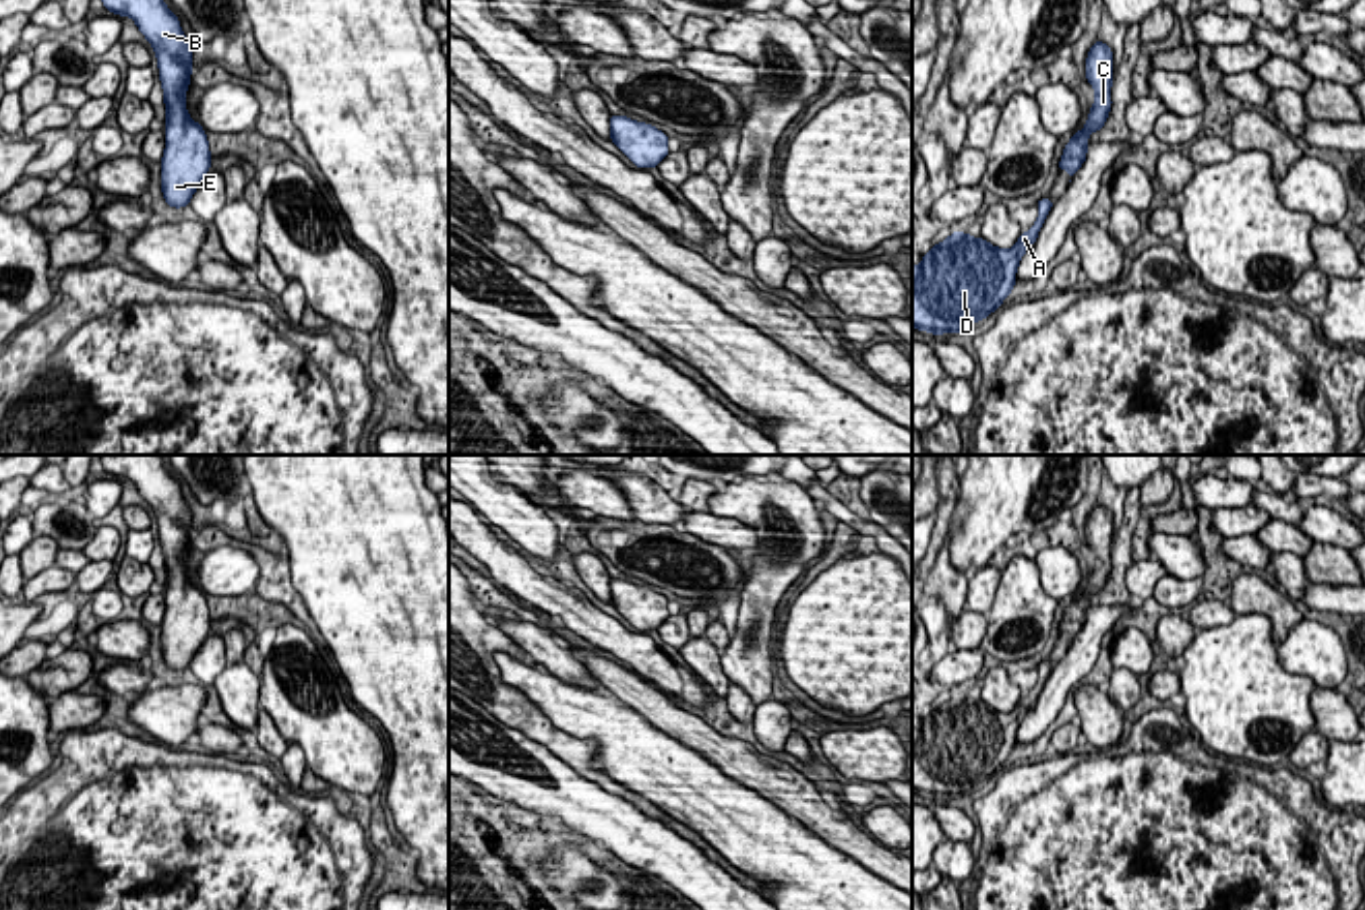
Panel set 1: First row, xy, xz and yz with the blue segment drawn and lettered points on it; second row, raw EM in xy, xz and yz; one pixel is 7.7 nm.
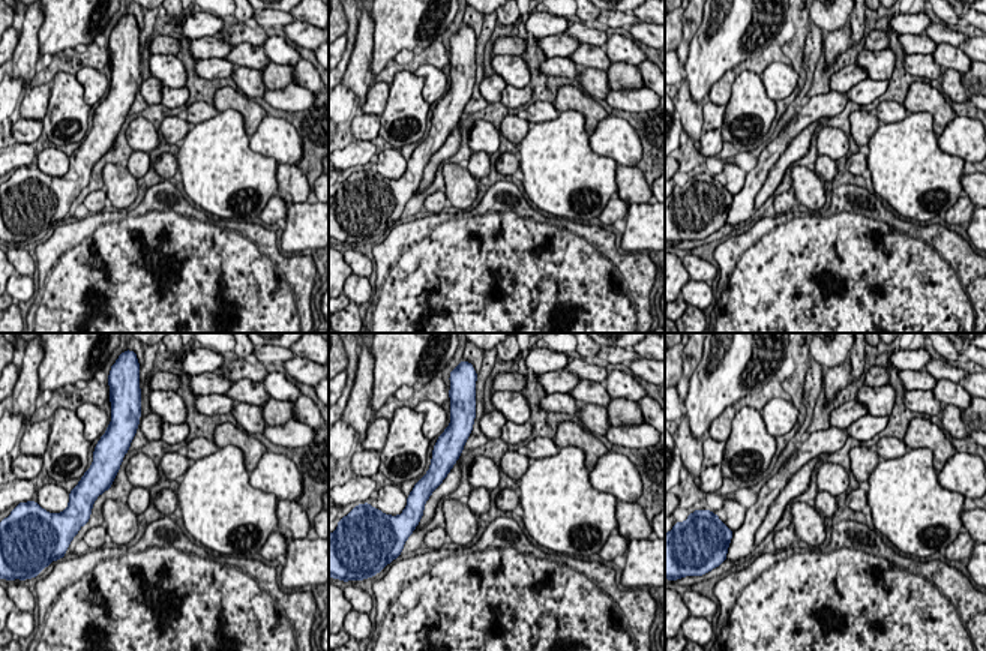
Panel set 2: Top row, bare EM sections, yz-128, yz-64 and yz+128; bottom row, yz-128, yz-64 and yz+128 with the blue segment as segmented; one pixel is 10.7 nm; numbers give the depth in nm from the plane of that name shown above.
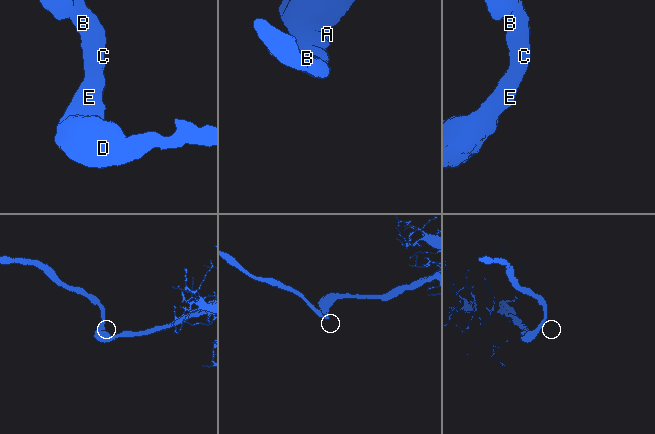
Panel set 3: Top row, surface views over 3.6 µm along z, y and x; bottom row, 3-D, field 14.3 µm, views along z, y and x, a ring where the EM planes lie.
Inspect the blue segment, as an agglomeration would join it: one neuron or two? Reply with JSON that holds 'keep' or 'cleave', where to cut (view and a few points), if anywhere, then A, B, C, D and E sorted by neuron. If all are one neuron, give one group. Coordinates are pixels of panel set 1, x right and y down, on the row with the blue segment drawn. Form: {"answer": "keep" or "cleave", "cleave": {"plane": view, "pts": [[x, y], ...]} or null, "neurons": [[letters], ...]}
{"answer": "keep", "cleave": null, "neurons": [["A", "B", "C", "D", "E"]]}

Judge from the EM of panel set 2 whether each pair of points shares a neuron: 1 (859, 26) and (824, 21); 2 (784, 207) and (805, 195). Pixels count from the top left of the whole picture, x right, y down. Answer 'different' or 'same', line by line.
1: different
2: different

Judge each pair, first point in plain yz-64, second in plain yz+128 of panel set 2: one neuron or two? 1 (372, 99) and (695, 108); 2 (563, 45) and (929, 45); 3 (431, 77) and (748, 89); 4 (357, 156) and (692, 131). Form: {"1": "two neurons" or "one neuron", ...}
{"1": "two neurons", "2": "one neuron", "3": "two neurons", "4": "two neurons"}

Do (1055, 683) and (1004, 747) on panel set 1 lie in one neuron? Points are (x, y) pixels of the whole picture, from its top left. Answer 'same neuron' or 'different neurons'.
same neuron

